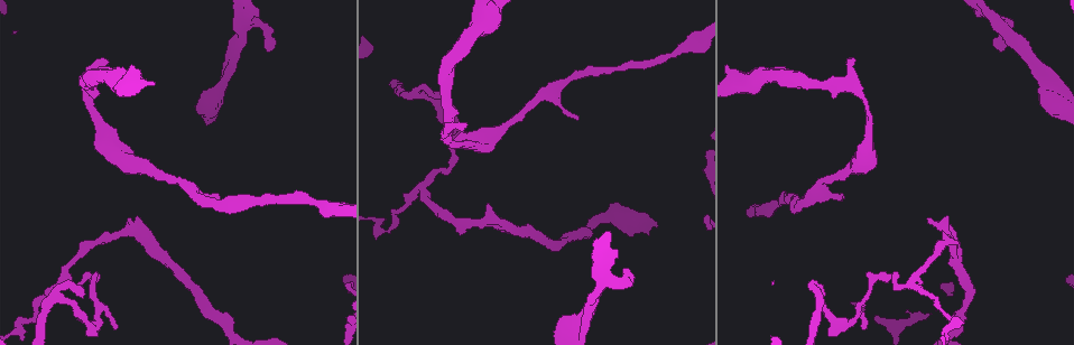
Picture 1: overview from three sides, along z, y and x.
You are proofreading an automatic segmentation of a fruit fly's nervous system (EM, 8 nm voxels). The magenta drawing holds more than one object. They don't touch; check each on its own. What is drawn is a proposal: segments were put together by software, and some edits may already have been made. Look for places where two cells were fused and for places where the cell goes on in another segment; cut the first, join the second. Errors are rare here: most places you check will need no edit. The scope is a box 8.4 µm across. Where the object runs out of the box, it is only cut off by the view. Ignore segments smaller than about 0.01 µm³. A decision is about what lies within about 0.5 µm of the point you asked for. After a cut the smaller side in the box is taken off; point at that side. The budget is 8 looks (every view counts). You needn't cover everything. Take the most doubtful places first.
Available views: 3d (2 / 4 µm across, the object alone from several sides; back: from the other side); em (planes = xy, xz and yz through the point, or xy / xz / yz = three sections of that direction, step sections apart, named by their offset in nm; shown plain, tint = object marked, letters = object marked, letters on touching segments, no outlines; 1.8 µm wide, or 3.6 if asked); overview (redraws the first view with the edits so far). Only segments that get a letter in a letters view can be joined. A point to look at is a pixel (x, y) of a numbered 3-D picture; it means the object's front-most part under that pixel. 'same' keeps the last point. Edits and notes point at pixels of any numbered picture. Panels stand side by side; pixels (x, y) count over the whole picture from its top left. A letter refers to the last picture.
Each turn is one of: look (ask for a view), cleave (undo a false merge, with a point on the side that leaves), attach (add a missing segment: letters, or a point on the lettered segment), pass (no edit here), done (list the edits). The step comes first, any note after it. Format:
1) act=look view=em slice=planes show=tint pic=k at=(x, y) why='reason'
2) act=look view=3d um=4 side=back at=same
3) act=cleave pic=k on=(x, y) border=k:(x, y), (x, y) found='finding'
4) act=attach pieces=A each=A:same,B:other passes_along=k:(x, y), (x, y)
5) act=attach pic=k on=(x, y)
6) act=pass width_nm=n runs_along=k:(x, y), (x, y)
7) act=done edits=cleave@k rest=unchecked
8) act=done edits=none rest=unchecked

act=look view=em slice=planes show=letters pic=1 at=(487, 204) why='free end'

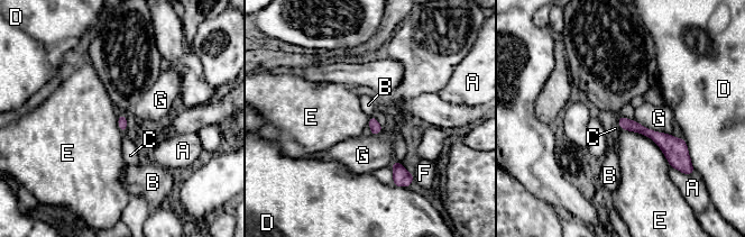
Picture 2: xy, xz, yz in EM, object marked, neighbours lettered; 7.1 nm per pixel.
act=pass each=A:other,B:other,C:other,D:other,E:other,F:other,G:other runs_along=2:(621, 120), (664, 140), (679, 155) found='no lettered segment goes on from it'

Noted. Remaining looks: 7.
act=look view=3d um=4 pic=1 at=(268, 52)

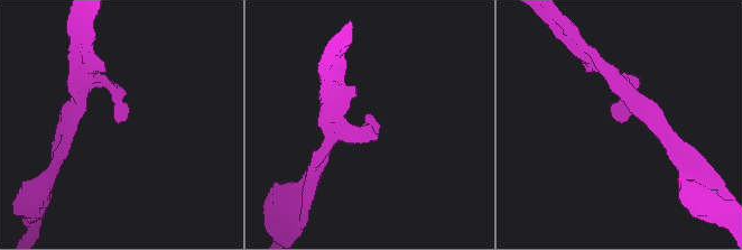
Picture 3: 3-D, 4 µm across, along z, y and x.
act=look view=em slice=xy step=4 show=tint pic=3 at=(118, 121) why='shape alone is not enough'

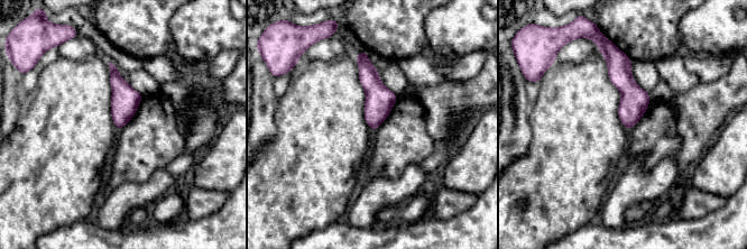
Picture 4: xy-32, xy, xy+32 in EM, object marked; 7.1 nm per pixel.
act=look view=em slice=planes show=letters at=same

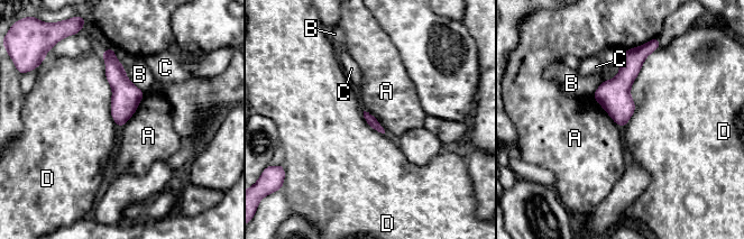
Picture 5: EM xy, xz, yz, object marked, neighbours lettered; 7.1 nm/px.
act=pass each=A:other,B:other,C:other,D:other found='no lettered segment goes on from it'

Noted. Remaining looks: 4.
act=look view=3d um=2 pic=1 at=(438, 99) why='tapers out'

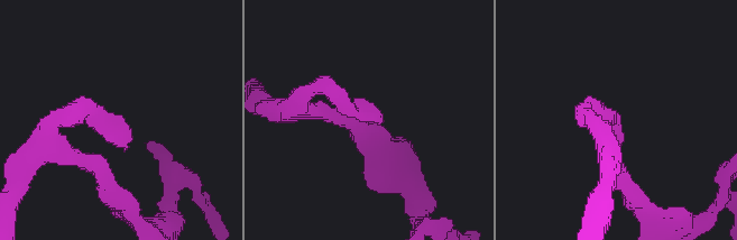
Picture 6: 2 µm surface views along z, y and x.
act=look view=em slice=planes show=letters pic=6 at=(620, 138) why='need the tissue'

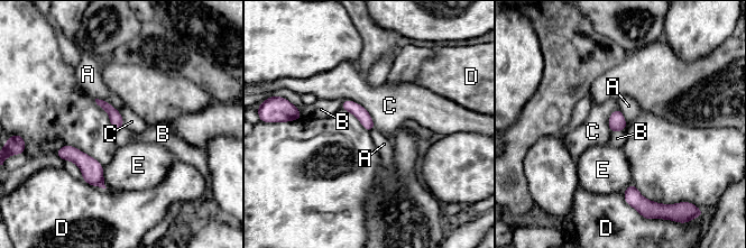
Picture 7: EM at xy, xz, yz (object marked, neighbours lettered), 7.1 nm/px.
act=pass each=A:other,B:other,C:other,D:other,E:other runs_along=7:(346, 102), (370, 126) found='no lettered segment goes on from it'

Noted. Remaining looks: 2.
act=look view=em um=3.6 slice=planes show=letters pic=1 at=(844, 197) why='thin end'

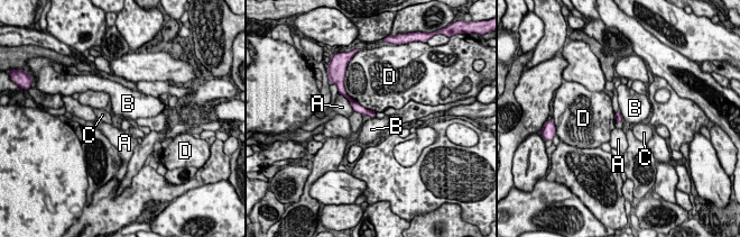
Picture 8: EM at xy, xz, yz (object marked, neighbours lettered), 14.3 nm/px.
act=pass each=A:other,B:other,C:other,D:other border=8:(619, 110), (622, 117) found='none of them fits'

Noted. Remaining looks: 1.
act=done edits=none rest=unchecked

